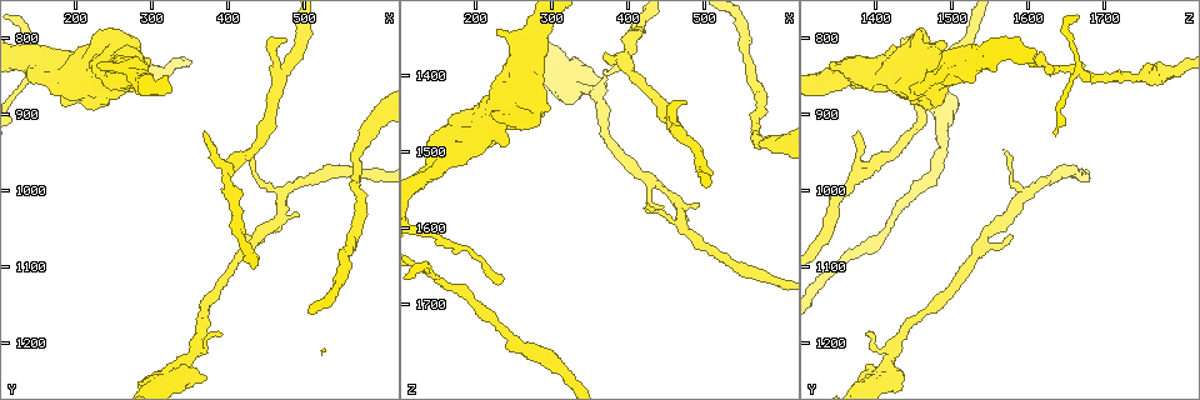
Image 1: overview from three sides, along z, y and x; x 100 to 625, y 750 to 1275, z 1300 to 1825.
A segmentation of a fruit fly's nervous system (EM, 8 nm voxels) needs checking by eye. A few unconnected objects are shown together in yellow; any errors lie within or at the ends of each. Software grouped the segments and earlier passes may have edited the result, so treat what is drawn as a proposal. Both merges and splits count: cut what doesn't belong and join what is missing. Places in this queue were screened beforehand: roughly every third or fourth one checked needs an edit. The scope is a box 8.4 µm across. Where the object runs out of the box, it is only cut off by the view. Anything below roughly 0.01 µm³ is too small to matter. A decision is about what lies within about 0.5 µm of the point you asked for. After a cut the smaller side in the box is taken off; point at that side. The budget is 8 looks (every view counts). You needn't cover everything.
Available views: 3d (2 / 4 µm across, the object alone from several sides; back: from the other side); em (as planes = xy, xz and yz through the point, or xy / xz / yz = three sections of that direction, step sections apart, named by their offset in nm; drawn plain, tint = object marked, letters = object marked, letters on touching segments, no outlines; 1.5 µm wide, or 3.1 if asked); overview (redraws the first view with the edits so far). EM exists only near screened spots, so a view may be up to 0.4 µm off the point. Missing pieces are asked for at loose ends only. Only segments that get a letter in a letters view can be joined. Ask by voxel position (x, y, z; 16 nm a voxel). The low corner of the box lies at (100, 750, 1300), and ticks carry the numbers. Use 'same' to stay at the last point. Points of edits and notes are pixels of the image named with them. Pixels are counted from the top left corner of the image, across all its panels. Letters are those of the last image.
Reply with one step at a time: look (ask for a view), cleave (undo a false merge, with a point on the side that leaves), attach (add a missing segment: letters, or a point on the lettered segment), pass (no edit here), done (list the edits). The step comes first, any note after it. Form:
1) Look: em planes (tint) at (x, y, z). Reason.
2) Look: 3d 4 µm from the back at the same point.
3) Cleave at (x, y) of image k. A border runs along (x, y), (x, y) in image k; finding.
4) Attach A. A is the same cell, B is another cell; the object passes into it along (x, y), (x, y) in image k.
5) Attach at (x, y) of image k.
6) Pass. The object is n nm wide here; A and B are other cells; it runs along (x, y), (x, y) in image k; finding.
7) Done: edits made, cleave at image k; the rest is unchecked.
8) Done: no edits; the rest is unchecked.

Look: em planes (letters) at (430, 1055, 1575). An open end.

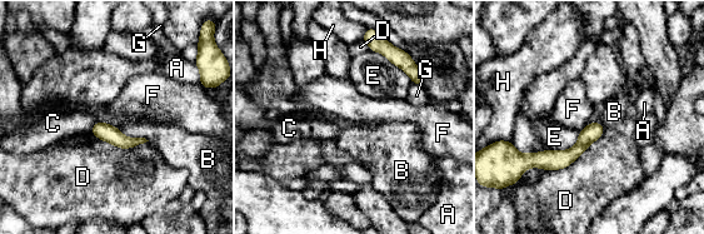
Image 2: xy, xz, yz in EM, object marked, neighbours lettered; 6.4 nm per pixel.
Pass. The longest contact is with D, 480 nm; A, B, C, D, E, F, G and H are other cells; a border runs along (589, 123), (579, 130) in image 2; no lettered segment goes on from it.

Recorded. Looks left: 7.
Look: 3d 4 µm from the back at (390, 1190, 1385). Branch stops here.

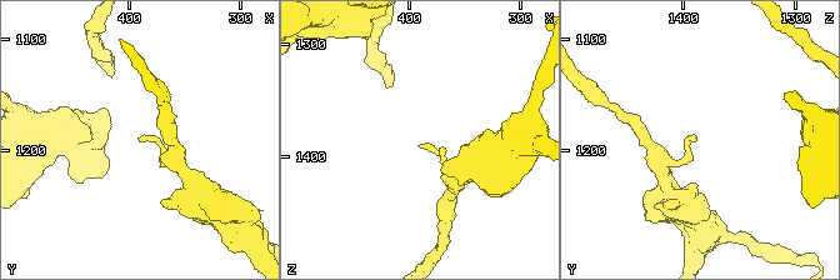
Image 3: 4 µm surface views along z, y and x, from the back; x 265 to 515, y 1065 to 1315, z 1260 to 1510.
Look: em planes (letters) at (390, 1190, 1386). Need the tissue.

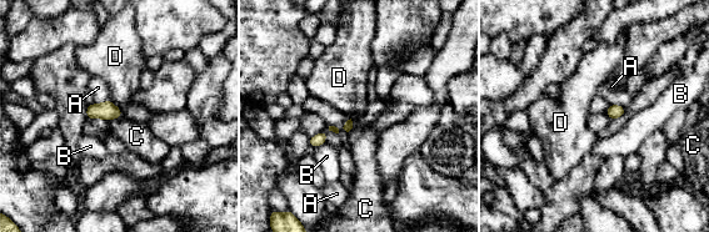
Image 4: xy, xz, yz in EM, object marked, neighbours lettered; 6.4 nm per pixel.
Pass. A, B, C and D are other cells; a border runs along (109, 97), (119, 109) in image 4; no lettered segment goes on from it.

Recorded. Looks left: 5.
Look: em xy step 4 (tint) at (370, 925, 1380). Tapers out.

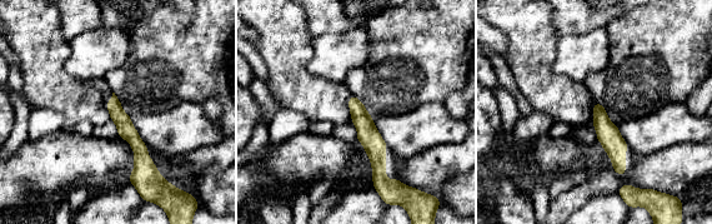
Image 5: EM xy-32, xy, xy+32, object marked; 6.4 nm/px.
Look: em xz step 4 (letters) at the same point.

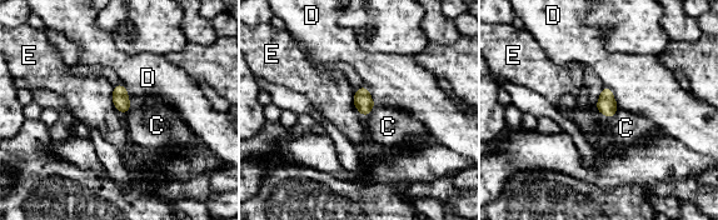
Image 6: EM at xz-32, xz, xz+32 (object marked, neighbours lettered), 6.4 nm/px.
Pass. C, D and E are other cells; a border runs along (131, 101), (124, 114) in image 6; no lettered segment goes on from it.

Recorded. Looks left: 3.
Look: 3d 4 µm at (230, 840, 1340). An open end.

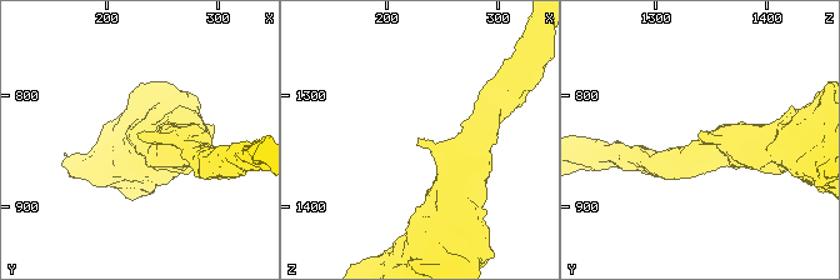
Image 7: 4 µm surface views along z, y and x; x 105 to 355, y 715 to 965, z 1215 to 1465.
Look: em yz step 8 (letters) at (226, 840, 1340). Shape alone is not enough.

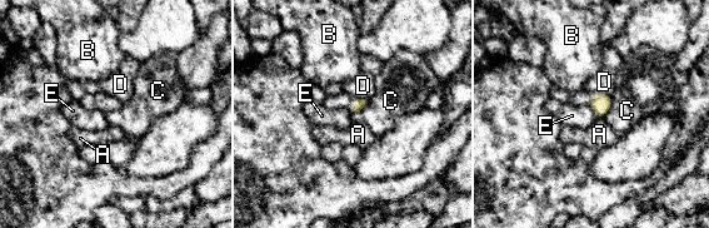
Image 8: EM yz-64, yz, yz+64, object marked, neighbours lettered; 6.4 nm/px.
Look: em planes (letters) at the same point.

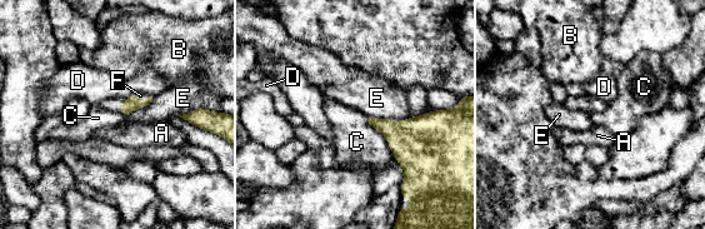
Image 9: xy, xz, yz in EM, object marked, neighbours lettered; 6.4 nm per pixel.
Attach F. The longest contact is with C, 300 nm; F is the same cell, A, B, C, D and E are other cells; the object passes into it along (131, 103), (121, 105), (113, 104) in image 9; the neuron continues.

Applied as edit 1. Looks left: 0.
Done: edits made, attach at image 9; the rest is unchecked.

